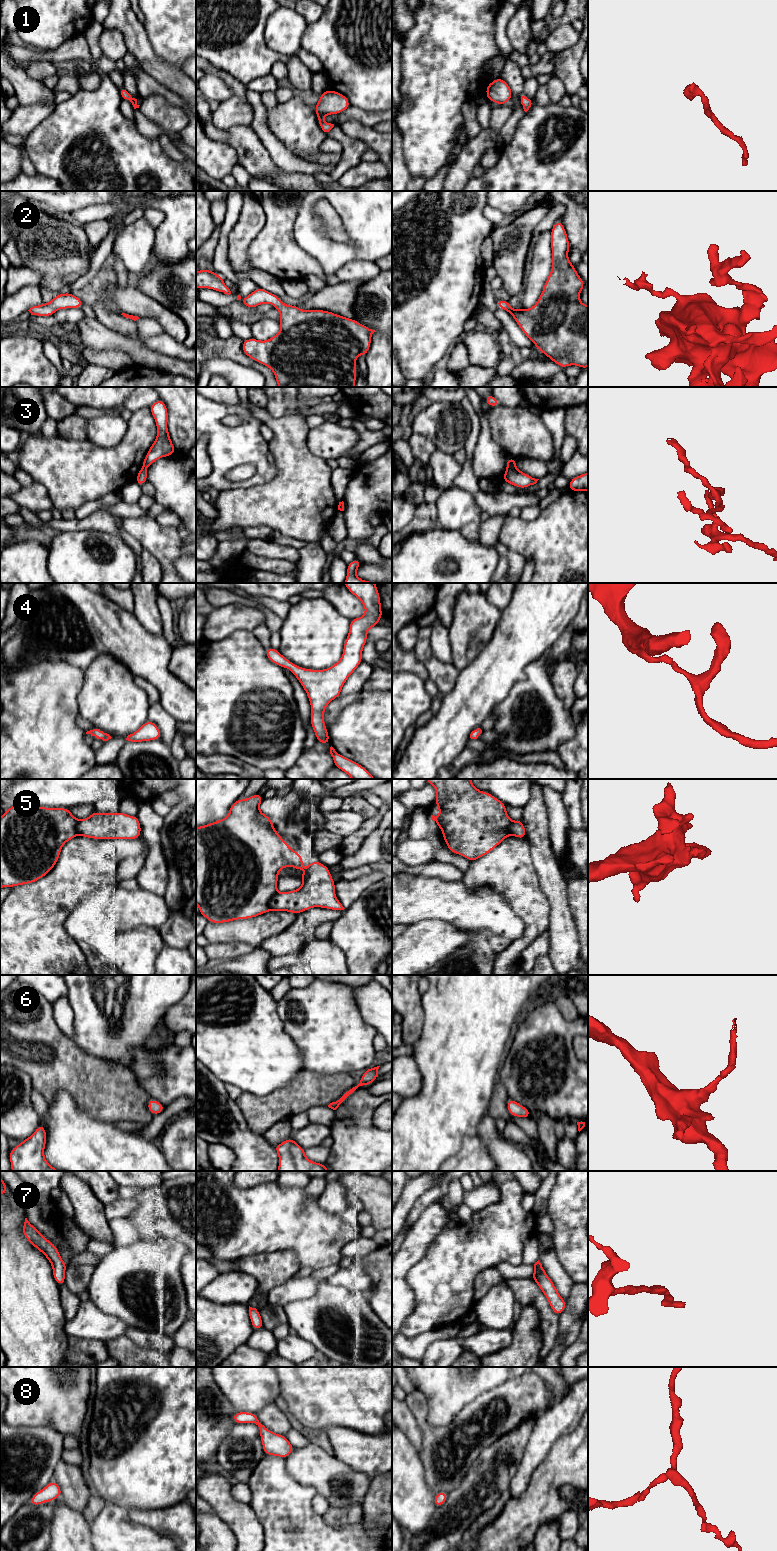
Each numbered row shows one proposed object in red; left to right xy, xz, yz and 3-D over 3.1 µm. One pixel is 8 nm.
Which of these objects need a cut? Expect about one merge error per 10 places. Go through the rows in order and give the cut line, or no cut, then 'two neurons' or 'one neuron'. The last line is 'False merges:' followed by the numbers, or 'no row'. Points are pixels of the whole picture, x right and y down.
1: cut none; one neuron
2: cut none; one neuron
3: cut yz (507, 466), (515, 467); two neurons
4: cut none; one neuron
5: cut none; one neuron
6: cut none; one neuron
7: cut none; one neuron
8: cut none; one neuron
False merges: 3

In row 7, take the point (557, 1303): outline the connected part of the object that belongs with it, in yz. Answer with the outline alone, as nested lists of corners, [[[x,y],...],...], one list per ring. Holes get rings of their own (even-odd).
[[[539,1260],[534,1264],[534,1273],[531,1278],[546,1296],[553,1312],[560,1316],[566,1308],[566,1300],[560,1296]]]

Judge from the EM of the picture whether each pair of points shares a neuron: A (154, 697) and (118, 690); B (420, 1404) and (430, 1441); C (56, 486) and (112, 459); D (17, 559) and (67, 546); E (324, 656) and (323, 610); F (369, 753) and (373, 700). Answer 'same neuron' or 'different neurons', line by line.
A: different neurons
B: same neuron
C: same neuron
D: different neurons
E: same neuron
F: same neuron

